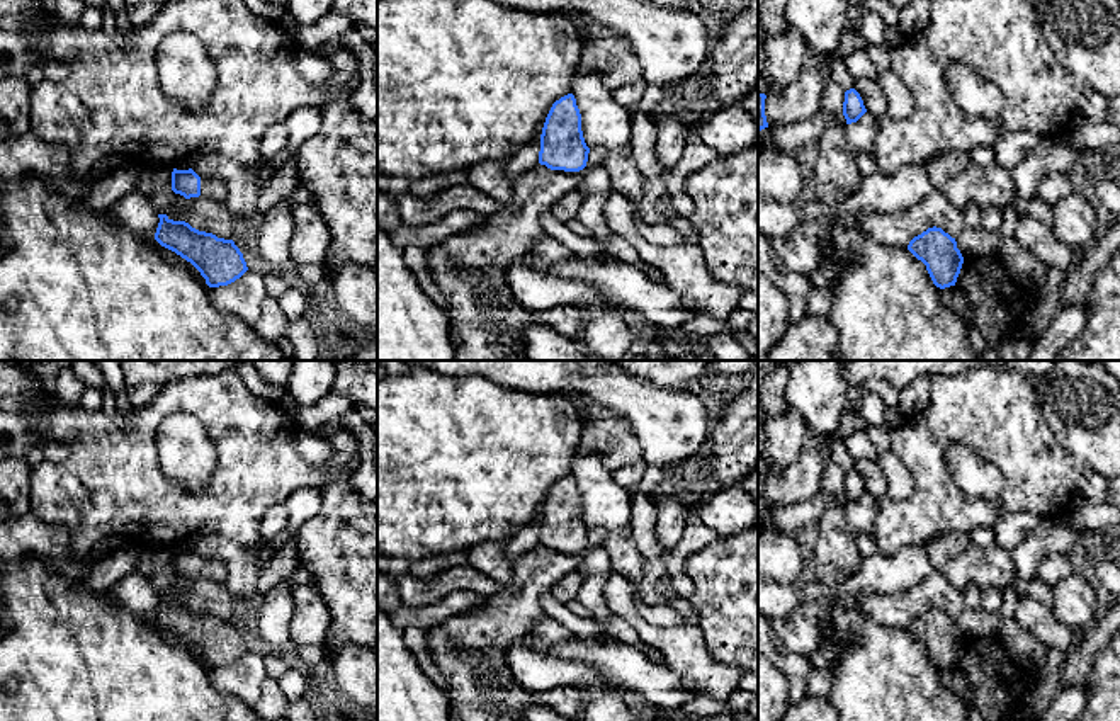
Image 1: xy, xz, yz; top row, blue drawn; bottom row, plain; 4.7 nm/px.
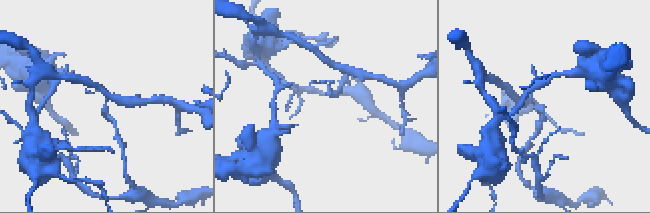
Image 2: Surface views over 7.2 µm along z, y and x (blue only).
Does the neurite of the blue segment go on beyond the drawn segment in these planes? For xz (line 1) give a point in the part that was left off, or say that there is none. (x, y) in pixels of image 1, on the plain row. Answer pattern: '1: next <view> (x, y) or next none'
1: next none

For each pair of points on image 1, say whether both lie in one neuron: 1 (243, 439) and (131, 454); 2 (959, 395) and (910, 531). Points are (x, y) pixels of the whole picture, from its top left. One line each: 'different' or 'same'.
1: same
2: same

